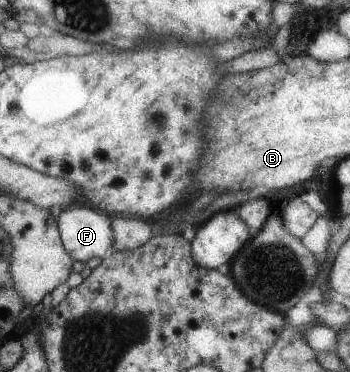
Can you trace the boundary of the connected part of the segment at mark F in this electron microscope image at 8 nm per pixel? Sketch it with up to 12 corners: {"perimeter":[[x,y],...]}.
{"perimeter":[[73,203],[57,220],[74,261],[113,248],[112,217]]}

